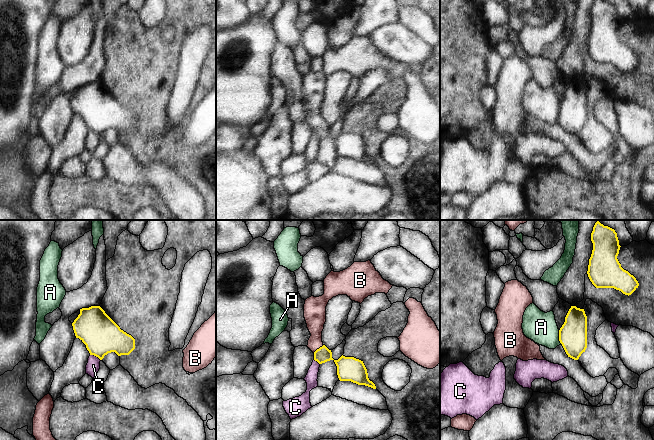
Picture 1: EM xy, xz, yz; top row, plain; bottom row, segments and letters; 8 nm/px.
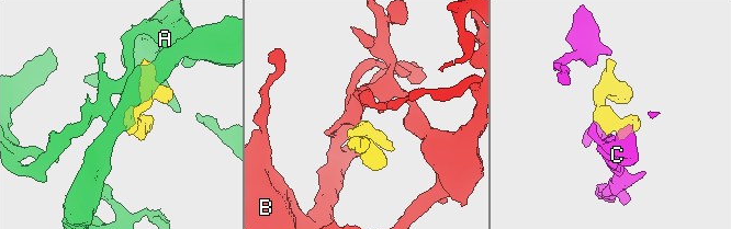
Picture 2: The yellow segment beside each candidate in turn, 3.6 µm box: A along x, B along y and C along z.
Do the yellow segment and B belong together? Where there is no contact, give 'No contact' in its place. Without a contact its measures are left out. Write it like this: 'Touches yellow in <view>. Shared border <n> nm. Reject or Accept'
Touches yellow in xz. Shared border 110 nm. Accept

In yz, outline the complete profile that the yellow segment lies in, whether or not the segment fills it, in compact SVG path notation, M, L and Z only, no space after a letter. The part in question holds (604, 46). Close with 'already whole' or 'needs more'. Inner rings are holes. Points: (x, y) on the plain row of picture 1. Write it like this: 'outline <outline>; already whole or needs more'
outline M595 0L591 17L593 26L587 50L592 60L596 64L614 64L625 71L631 71L639 59L621 43L617 35L621 22L615 6L603 0Z; already whole

